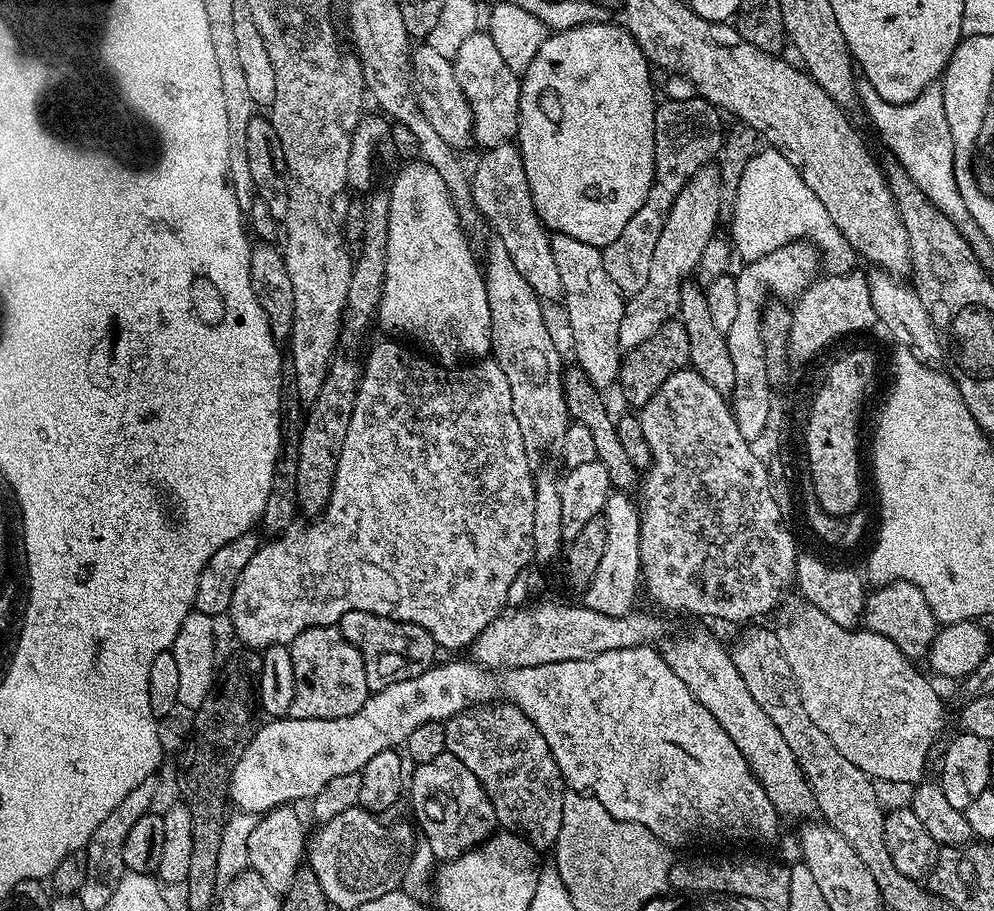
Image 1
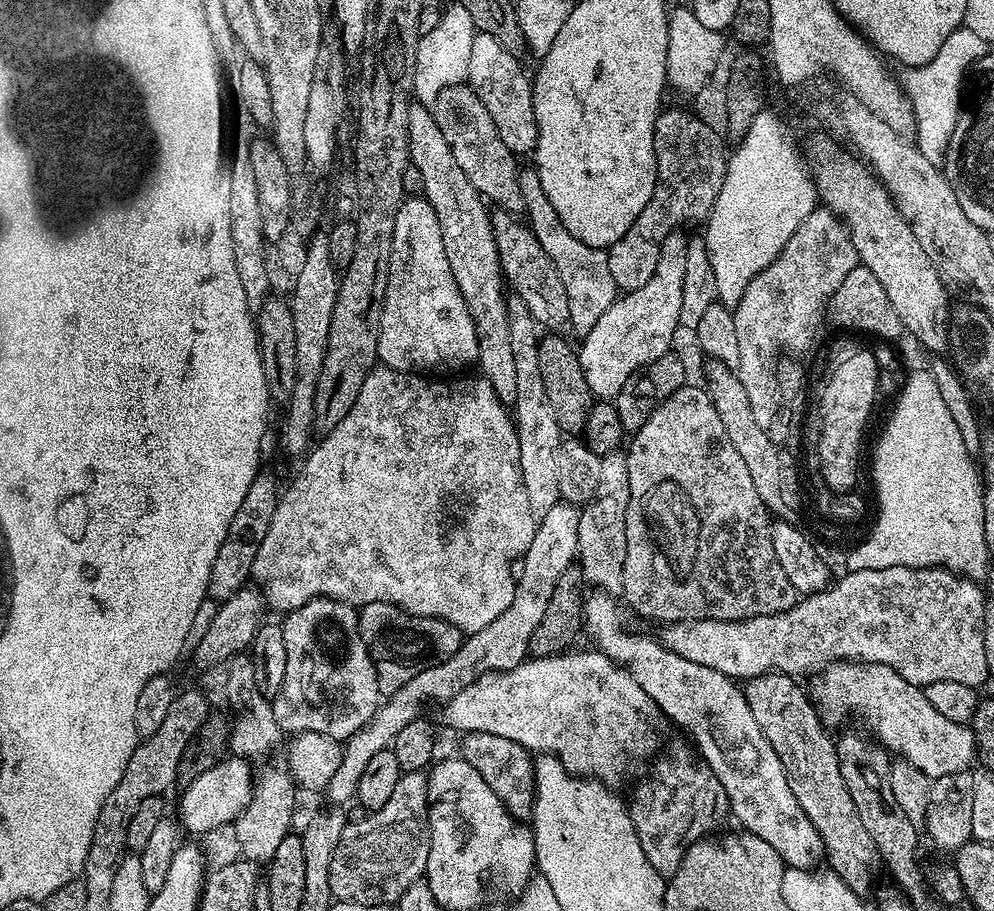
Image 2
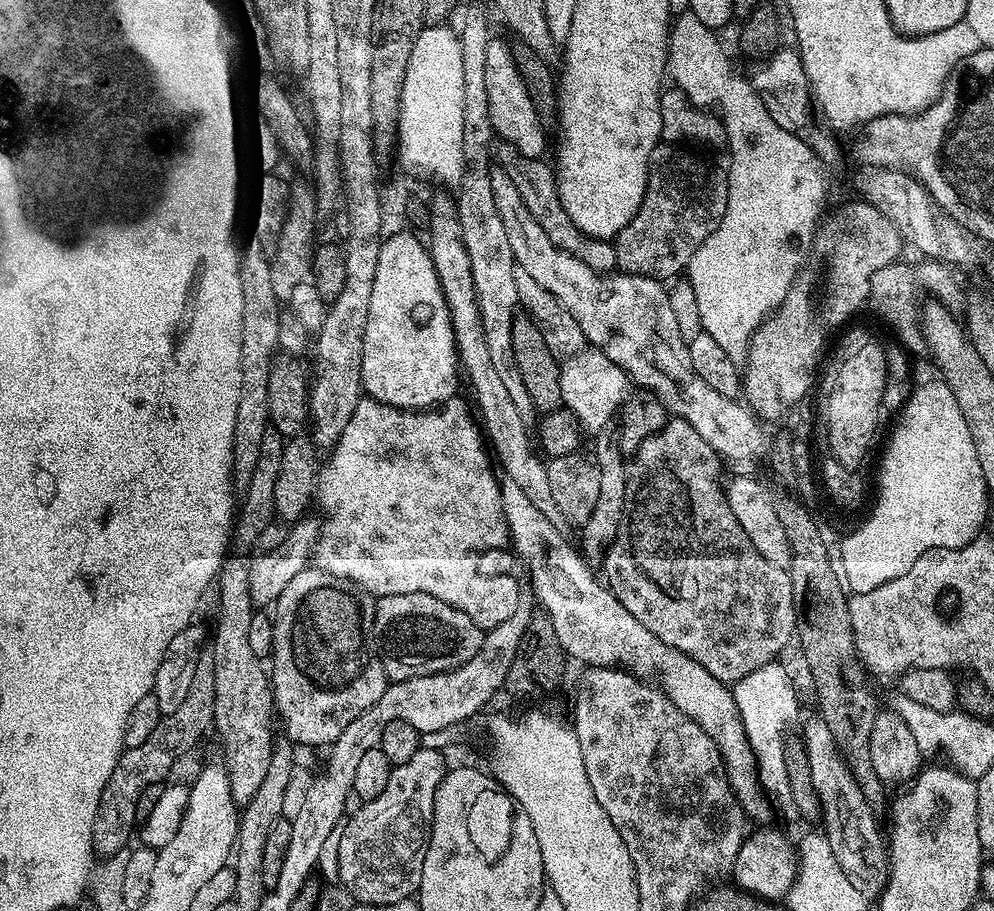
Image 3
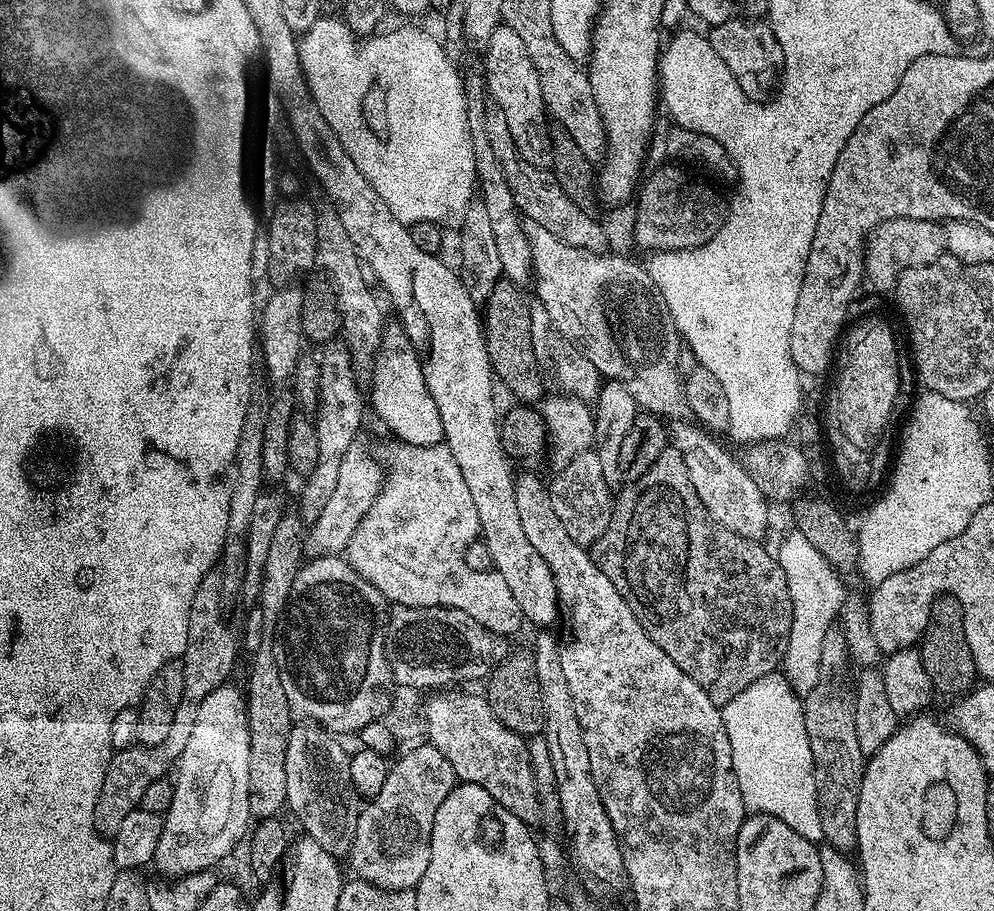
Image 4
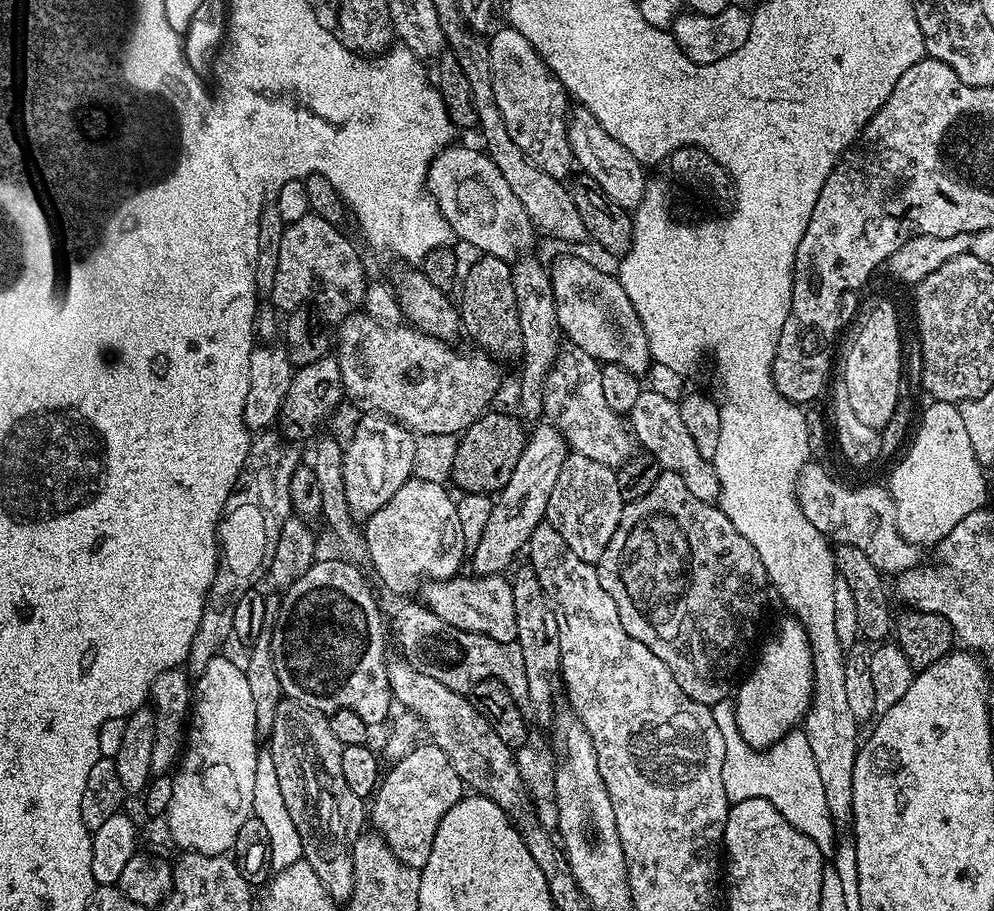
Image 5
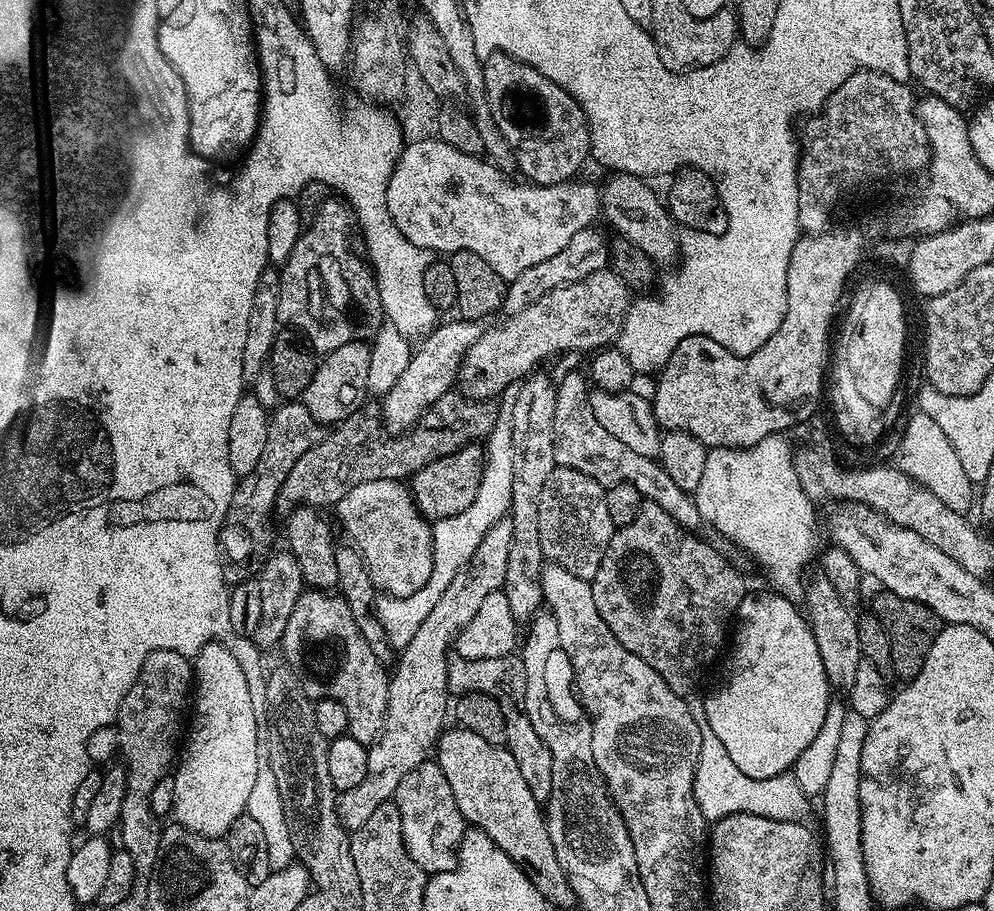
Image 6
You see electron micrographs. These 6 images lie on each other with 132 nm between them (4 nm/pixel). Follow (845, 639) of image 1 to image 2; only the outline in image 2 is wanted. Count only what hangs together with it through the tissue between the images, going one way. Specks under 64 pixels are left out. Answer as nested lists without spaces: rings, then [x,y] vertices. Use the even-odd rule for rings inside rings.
[[[839,660],[815,677],[814,703],[825,725],[840,724],[847,716],[861,716],[863,727],[880,741],[893,757],[909,760],[929,778],[969,771],[977,759],[976,735],[971,727],[938,714],[930,706],[923,687],[906,682],[890,666]]]

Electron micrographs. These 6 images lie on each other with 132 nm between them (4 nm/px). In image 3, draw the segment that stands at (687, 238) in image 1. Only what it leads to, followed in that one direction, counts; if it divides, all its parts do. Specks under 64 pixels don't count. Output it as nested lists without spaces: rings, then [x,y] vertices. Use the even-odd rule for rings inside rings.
[[[585,347],[583,352],[563,361],[560,365],[561,402],[580,420],[580,427],[585,433],[595,434],[605,431],[619,413],[620,405],[630,395],[628,373],[617,364],[610,362],[606,354],[598,348]]]

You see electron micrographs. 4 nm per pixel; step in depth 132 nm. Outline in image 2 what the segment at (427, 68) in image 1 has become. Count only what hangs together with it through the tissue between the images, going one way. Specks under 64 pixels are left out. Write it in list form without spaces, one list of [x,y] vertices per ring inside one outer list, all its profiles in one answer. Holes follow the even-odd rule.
[[[463,83],[442,90],[434,102],[434,115],[442,130],[442,138],[446,138],[446,142],[450,142],[450,150],[454,150],[458,166],[462,166],[466,178],[474,182],[474,188],[485,201],[496,203],[495,207],[505,212],[523,213],[517,153],[511,152],[506,142],[502,142],[498,126],[494,126],[494,118],[490,118],[490,110],[486,110],[474,89]]]

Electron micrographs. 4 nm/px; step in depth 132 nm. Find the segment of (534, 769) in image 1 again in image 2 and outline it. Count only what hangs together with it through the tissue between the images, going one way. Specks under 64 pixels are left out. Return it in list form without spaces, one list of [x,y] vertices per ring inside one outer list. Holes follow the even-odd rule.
[[[469,732],[461,740],[464,741],[460,744],[459,755],[470,762],[470,766],[474,766],[482,778],[486,778],[486,786],[498,794],[509,814],[521,822],[531,821],[532,803],[536,800],[536,765],[533,753],[510,738],[498,738],[498,734],[489,732]]]

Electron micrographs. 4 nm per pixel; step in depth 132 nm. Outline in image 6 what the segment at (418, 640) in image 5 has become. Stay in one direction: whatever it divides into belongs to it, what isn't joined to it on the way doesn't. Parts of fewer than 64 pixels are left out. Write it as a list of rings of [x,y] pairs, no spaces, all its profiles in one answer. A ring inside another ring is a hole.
[[[516,654],[477,660],[453,655],[448,661],[448,691],[453,697],[465,696],[467,692],[481,692],[500,701],[506,718],[506,747],[514,754],[514,762],[518,762],[518,770],[522,770],[522,778],[526,778],[530,786],[530,794],[534,794],[542,806],[547,805],[552,793],[552,759],[546,742],[538,738],[538,730],[534,730],[534,722],[530,722],[526,714],[526,666],[523,659]]]

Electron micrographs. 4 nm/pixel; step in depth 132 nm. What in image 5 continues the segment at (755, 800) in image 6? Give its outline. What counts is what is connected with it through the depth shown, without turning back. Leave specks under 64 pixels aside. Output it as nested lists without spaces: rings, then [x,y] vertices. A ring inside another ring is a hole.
[[[793,730],[792,740],[782,737],[778,743],[763,750],[754,750],[745,740],[732,740],[728,732],[722,733],[726,744],[726,758],[722,762],[722,786],[729,801],[735,802],[746,798],[762,798],[769,808],[776,808],[778,814],[790,826],[794,826],[806,838],[818,846],[826,858],[831,857],[836,848],[834,822],[827,810],[826,793],[810,745],[803,731]]]

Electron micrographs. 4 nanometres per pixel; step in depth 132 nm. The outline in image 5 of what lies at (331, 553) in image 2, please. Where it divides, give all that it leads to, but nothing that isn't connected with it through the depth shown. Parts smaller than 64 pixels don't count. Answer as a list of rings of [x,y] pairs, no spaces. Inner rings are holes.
[[[457,574],[451,580],[434,580],[422,588],[423,603],[442,622],[450,622],[458,630],[486,634],[498,642],[515,640],[518,622],[514,622],[514,594],[512,585],[503,575],[477,576]]]

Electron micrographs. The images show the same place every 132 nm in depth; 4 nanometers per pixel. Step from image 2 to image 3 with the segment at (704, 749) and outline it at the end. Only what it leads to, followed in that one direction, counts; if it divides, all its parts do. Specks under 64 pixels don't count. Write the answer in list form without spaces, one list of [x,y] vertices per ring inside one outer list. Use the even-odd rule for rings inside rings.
[[[511,482],[501,483],[500,497],[504,517],[508,523],[510,547],[522,561],[523,567],[524,564],[528,567],[528,576],[532,579],[533,594],[531,593],[531,595],[539,607],[540,604],[544,607],[543,615],[551,624],[565,657],[569,661],[577,660],[578,663],[584,664],[583,666],[593,668],[611,668],[619,665],[625,670],[631,670],[641,678],[652,678],[652,675],[656,675],[655,683],[668,695],[670,702],[674,702],[674,706],[678,706],[678,710],[682,710],[682,714],[686,714],[686,718],[698,722],[698,726],[702,726],[702,730],[706,730],[706,734],[710,734],[710,738],[714,738],[724,759],[724,768],[728,771],[728,781],[732,787],[732,793],[744,807],[745,817],[752,819],[753,816],[756,820],[766,819],[770,800],[760,783],[756,758],[751,750],[750,742],[747,740],[743,723],[740,721],[738,706],[735,705],[732,697],[732,688],[725,686],[718,678],[714,678],[714,674],[710,674],[710,670],[706,670],[686,654],[666,646],[666,642],[662,642],[654,634],[650,634],[650,630],[646,630],[646,626],[642,626],[642,622],[638,622],[634,618],[634,614],[630,614],[630,610],[626,610],[626,606],[622,606],[622,602],[618,602],[618,598],[611,588],[605,586],[599,579],[596,581],[592,577],[593,569],[586,563],[583,555],[577,549],[575,552],[568,545],[567,538],[559,532],[561,529],[552,524],[542,514],[542,510],[538,510],[538,506],[534,506],[534,502],[530,502],[530,498],[526,498],[526,494],[522,494],[522,490],[518,490],[518,486],[514,486]]]

